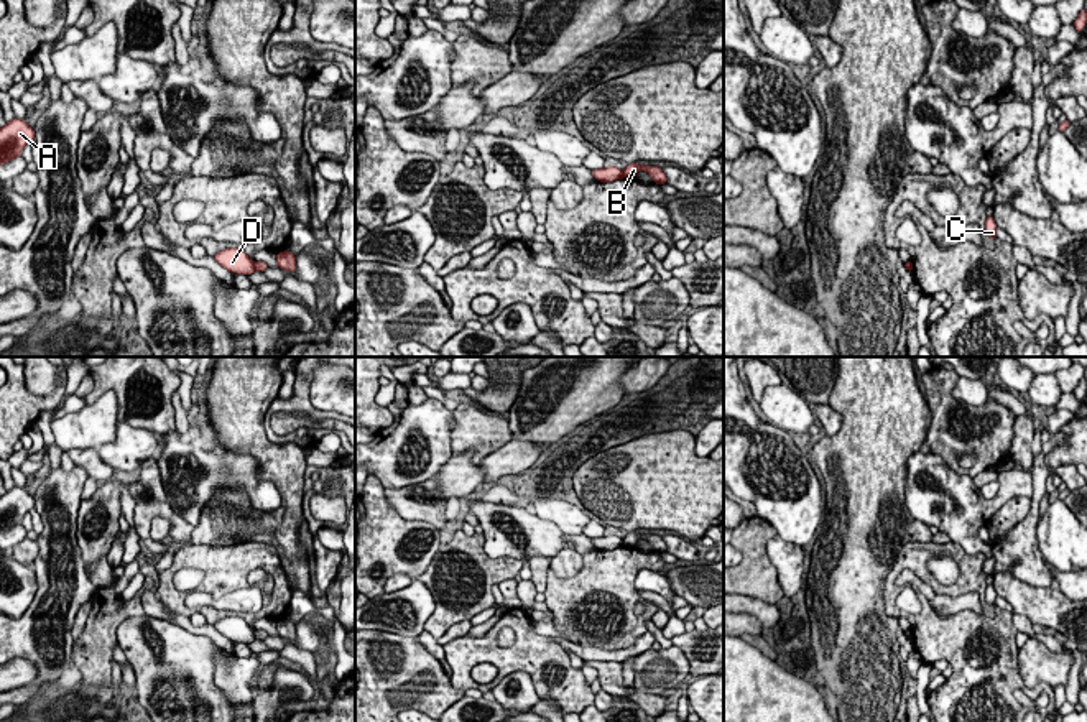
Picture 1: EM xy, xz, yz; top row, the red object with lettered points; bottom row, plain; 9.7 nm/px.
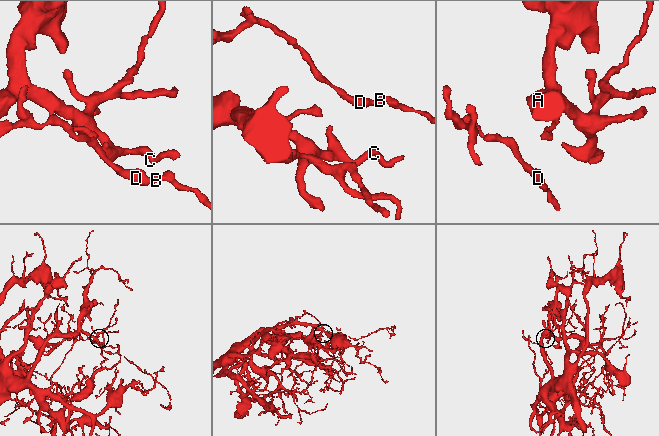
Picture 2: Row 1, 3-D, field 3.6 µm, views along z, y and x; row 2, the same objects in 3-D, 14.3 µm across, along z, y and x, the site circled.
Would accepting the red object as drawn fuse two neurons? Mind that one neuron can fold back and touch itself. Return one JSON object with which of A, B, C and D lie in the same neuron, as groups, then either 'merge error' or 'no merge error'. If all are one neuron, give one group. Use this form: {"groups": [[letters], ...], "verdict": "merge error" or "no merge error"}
{"groups": [["A", "C", "D"], ["B"]], "verdict": "merge error"}

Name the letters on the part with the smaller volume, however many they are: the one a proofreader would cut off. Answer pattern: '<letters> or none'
B

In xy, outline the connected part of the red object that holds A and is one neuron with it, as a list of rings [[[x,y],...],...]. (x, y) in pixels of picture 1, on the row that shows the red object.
[[[13,118],[0,128],[0,166],[21,156],[23,148],[35,140],[35,128]]]

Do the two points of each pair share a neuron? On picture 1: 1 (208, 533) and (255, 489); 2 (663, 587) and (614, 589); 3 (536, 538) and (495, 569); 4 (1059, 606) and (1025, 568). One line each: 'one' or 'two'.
1: two
2: two
3: two
4: two

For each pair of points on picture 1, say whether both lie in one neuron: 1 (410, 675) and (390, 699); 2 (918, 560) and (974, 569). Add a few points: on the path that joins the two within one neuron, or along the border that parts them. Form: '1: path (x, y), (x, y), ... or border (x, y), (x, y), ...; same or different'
1: path (403, 681), (392, 693); same
2: path (931, 550), (952, 550), (961, 558); same

